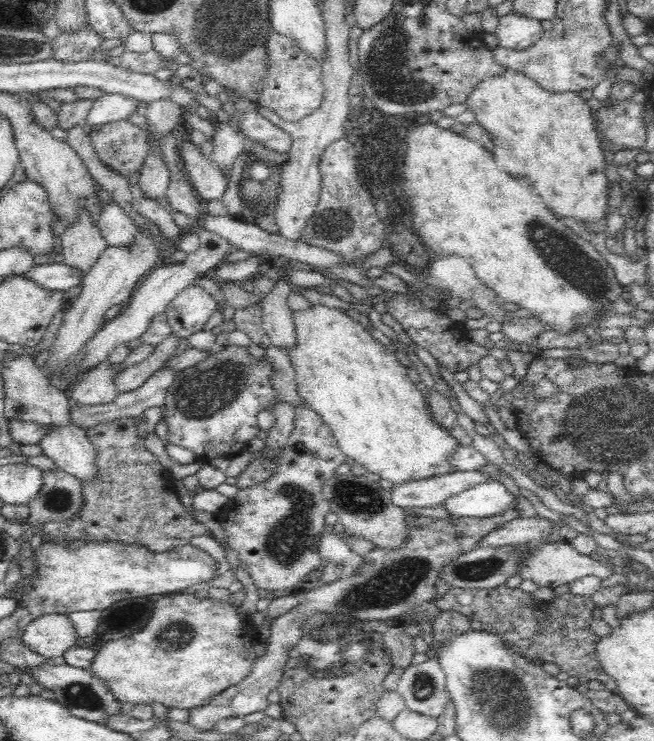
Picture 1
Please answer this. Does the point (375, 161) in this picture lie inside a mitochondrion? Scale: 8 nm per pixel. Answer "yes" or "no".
yes

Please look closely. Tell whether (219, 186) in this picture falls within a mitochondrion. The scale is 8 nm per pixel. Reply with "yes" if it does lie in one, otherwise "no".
no

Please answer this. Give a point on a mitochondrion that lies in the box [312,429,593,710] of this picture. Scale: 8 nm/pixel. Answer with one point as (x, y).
(394, 585)

